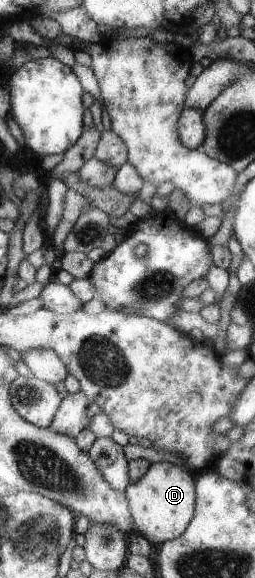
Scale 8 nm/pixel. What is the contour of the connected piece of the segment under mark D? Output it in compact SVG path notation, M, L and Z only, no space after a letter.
M168 462L151 463L144 476L126 487L136 530L153 544L180 537L196 516L196 477L182 466Z

